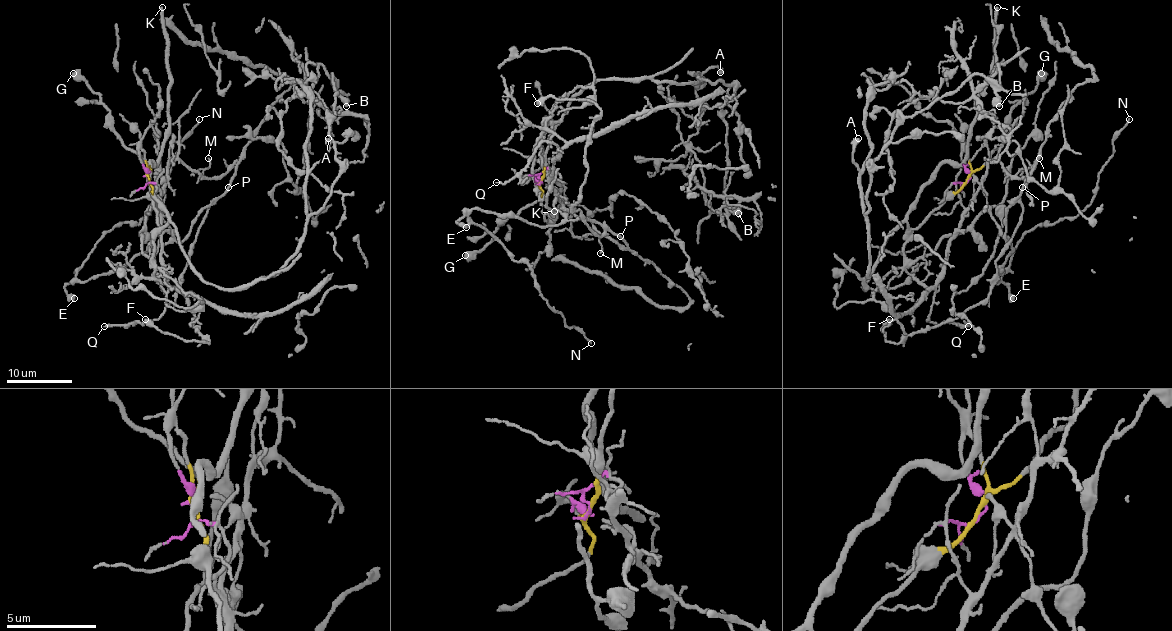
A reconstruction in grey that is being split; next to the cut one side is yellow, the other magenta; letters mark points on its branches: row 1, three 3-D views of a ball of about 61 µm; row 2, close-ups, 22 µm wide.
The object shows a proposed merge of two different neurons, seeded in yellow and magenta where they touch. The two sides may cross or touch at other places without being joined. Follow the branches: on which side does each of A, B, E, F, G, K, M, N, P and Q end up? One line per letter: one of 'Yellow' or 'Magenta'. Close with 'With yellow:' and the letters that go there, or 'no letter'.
A: Yellow
B: Yellow
E: Magenta
F: Magenta
G: Yellow
K: Yellow
M: Magenta
N: Magenta
P: Magenta
Q: Magenta
With yellow: A, B, G, K

